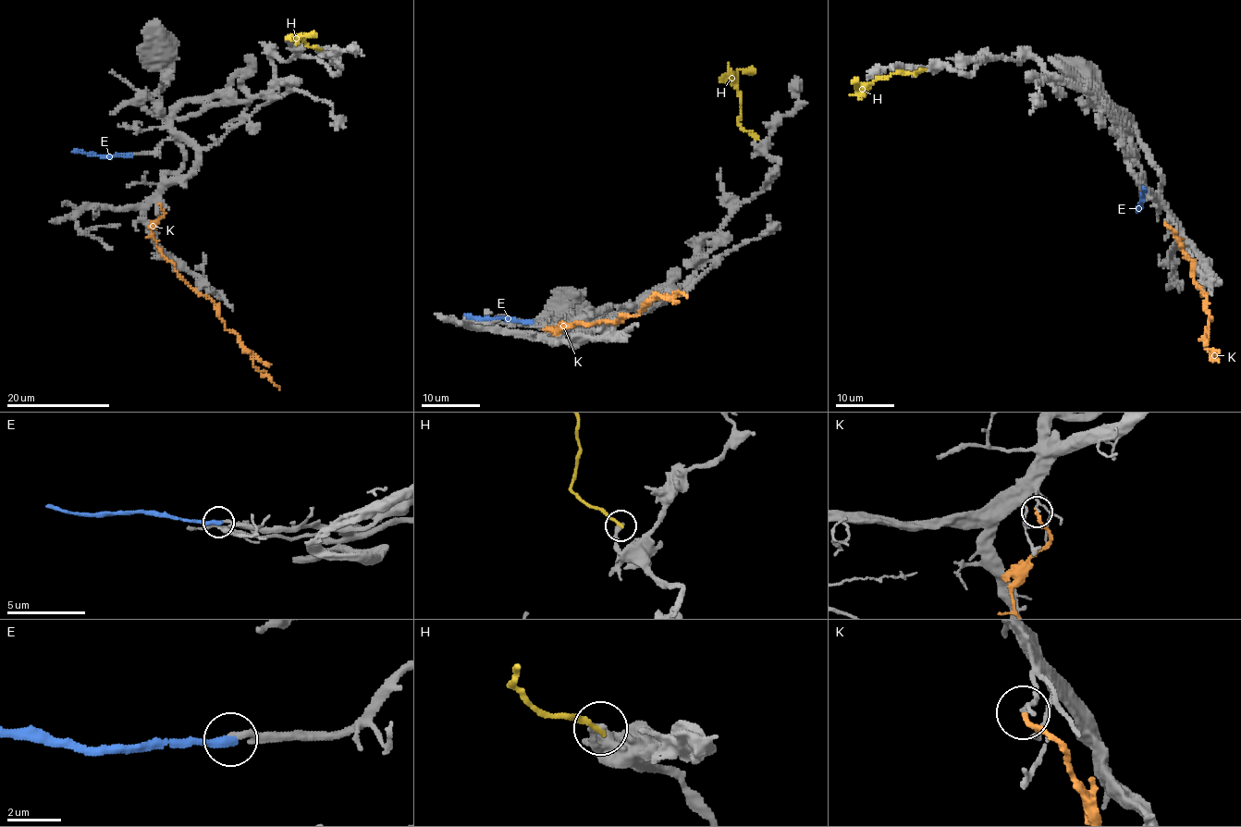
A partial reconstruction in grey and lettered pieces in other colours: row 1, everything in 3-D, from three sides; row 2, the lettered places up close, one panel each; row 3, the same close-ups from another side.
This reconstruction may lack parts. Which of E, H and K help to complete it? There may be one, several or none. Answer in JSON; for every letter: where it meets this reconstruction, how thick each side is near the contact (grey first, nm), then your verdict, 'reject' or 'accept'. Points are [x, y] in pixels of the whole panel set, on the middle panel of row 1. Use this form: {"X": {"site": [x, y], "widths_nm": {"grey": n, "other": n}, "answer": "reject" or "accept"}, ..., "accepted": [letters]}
{"E": {"site": [530, 321], "widths_nm": {"grey": 190, "other": 320}, "answer": "accept"}, "H": {"site": [755, 137], "widths_nm": {"grey": 240, "other": 200}, "answer": "reject"}, "K": {"site": [561, 323], "widths_nm": {"grey": 90, "other": 190}, "answer": "reject"}, "accepted": ["E"]}

